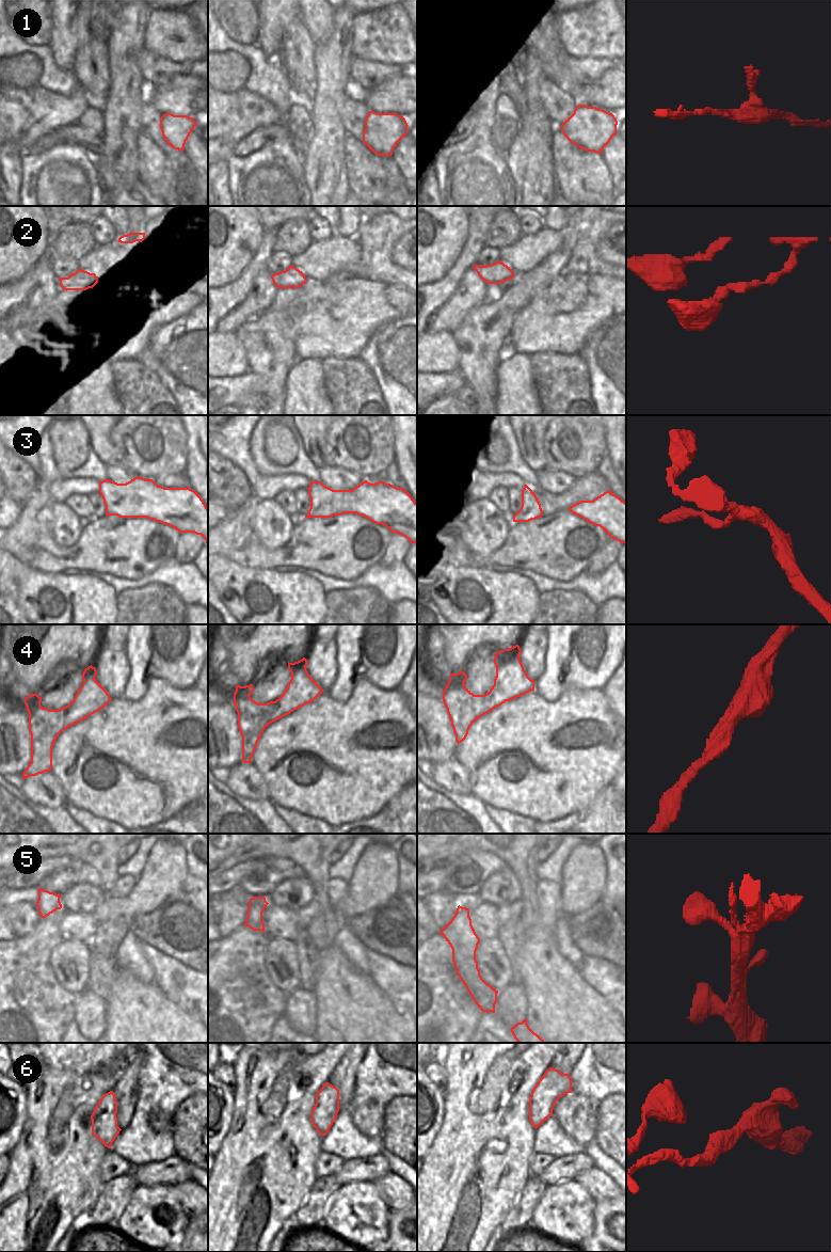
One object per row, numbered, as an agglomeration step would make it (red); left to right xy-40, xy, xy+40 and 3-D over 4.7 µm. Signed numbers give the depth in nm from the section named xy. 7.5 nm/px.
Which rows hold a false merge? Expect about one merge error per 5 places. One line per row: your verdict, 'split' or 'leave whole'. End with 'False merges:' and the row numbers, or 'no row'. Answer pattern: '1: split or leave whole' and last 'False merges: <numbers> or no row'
1: split
2: leave whole
3: leave whole
4: leave whole
5: leave whole
6: leave whole
False merges: 1

